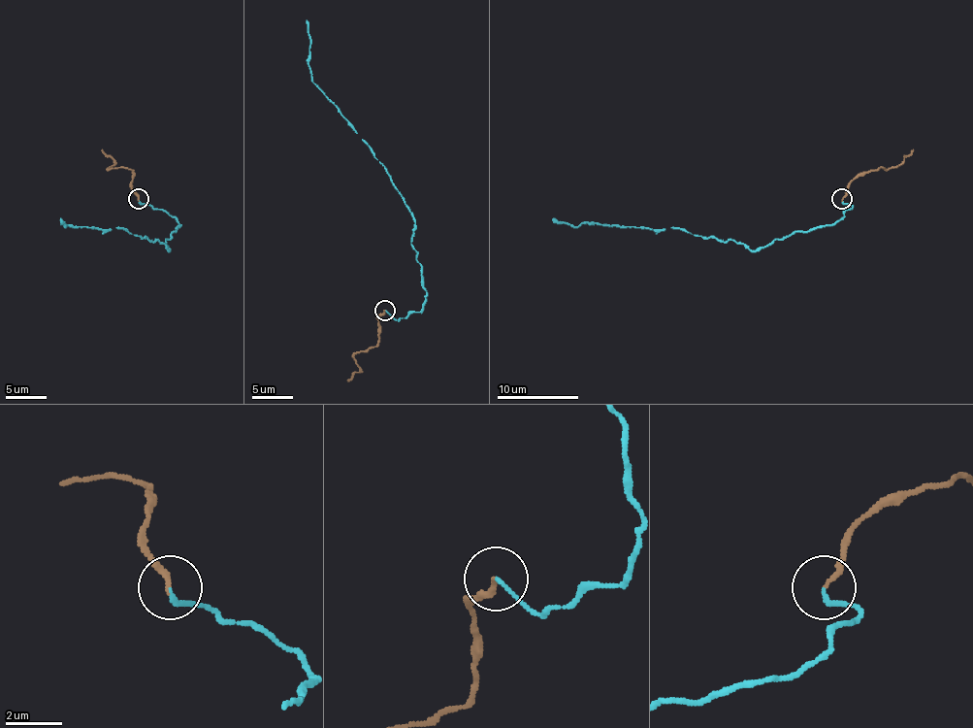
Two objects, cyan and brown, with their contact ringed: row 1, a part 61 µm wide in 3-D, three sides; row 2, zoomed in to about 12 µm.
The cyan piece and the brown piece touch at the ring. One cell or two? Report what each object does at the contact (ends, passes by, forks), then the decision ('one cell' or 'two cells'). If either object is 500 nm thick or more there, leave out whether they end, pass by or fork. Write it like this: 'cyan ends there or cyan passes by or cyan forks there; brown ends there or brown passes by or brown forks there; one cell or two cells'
cyan ends there; brown ends there; one cell

